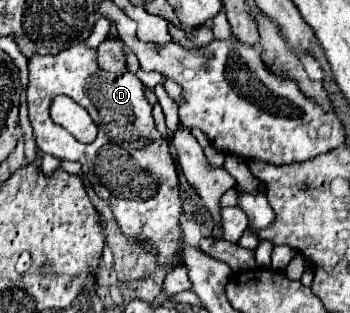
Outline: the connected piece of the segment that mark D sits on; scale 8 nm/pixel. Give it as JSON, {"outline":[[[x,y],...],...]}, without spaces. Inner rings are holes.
{"outline":[[[77,43],[57,55],[31,57],[27,103],[37,147],[53,157],[81,163],[83,175],[93,185],[93,191],[109,203],[121,233],[131,241],[149,241],[155,245],[159,267],[183,265],[183,205],[177,187],[177,167],[169,153],[169,143],[155,127],[145,85],[133,73],[115,75],[99,69],[97,51],[85,43]],[[55,95],[67,95],[89,111],[99,129],[93,145],[79,143],[71,133],[53,123],[49,107]],[[105,145],[123,149],[101,151]],[[117,181],[121,181],[121,187],[113,193],[109,185],[117,185]]]}

